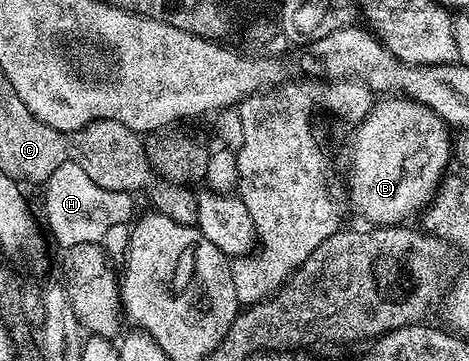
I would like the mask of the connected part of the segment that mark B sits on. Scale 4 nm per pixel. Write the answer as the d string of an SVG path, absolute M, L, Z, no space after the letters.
M397 94L382 98L371 108L359 128L353 129L354 153L350 156L350 204L374 226L398 226L409 216L417 217L433 201L450 160L452 164L451 129L445 120L419 100L407 100Z

